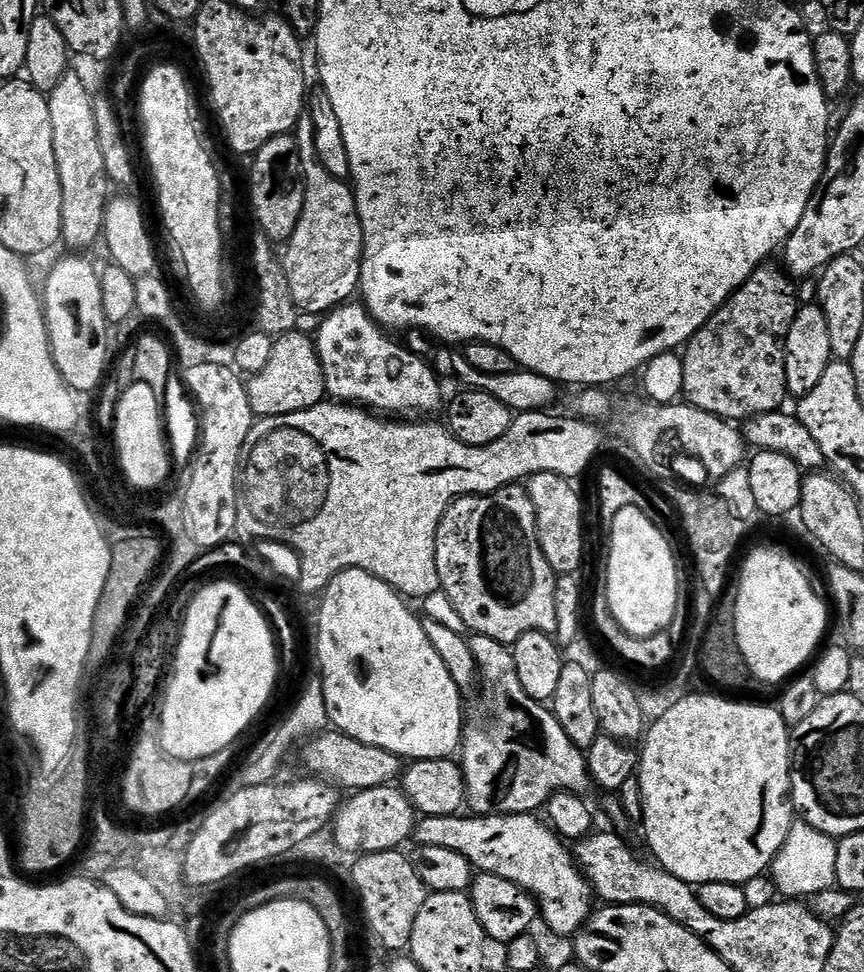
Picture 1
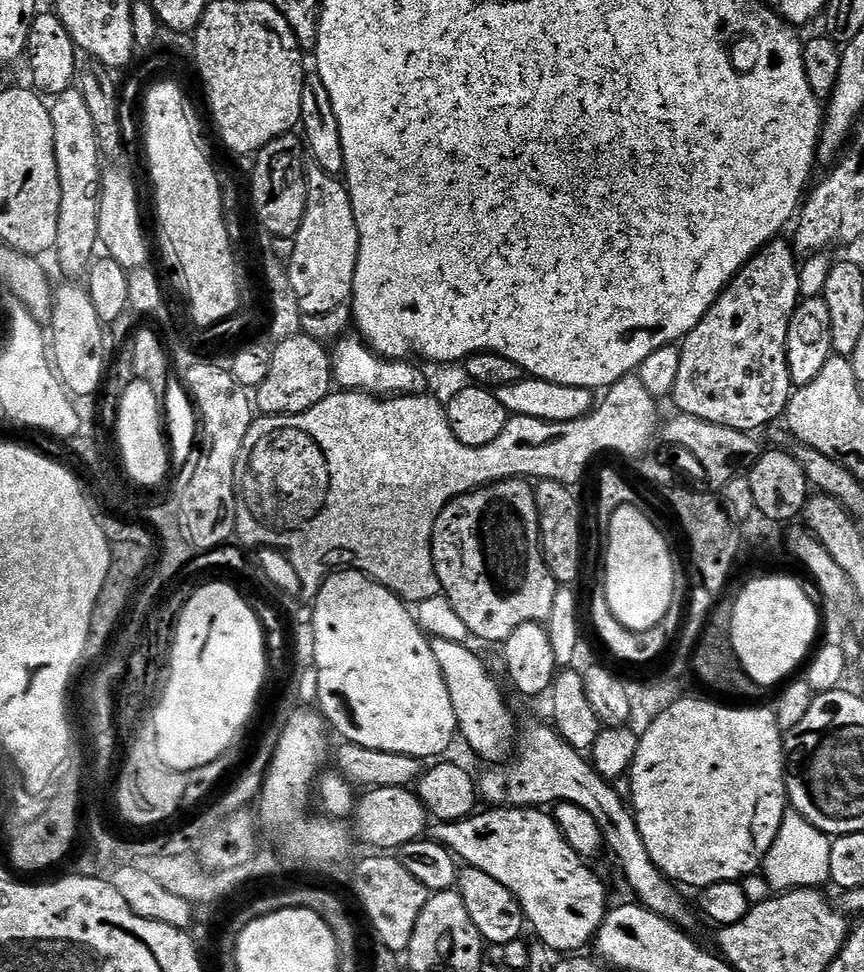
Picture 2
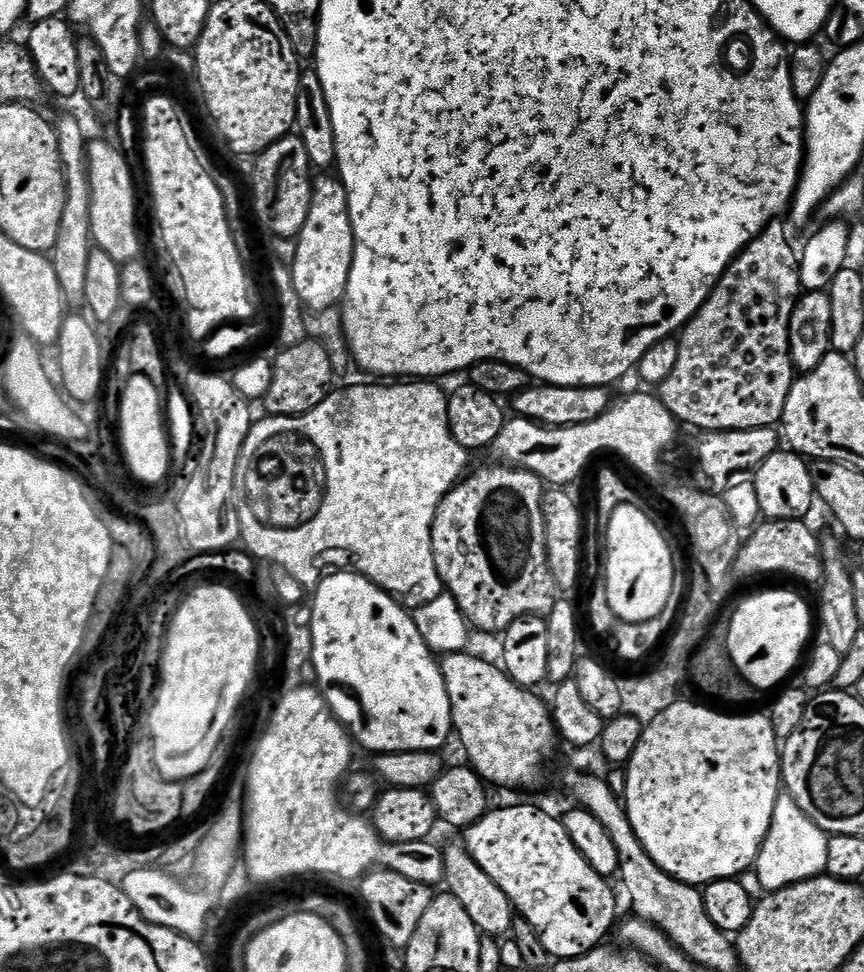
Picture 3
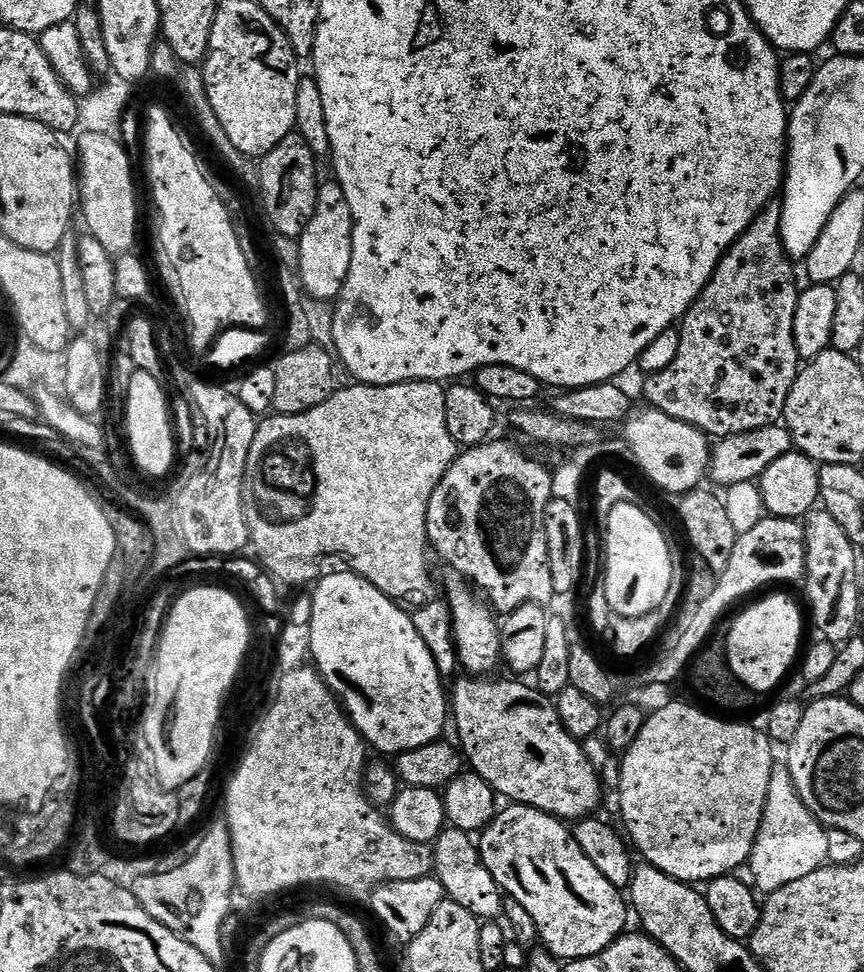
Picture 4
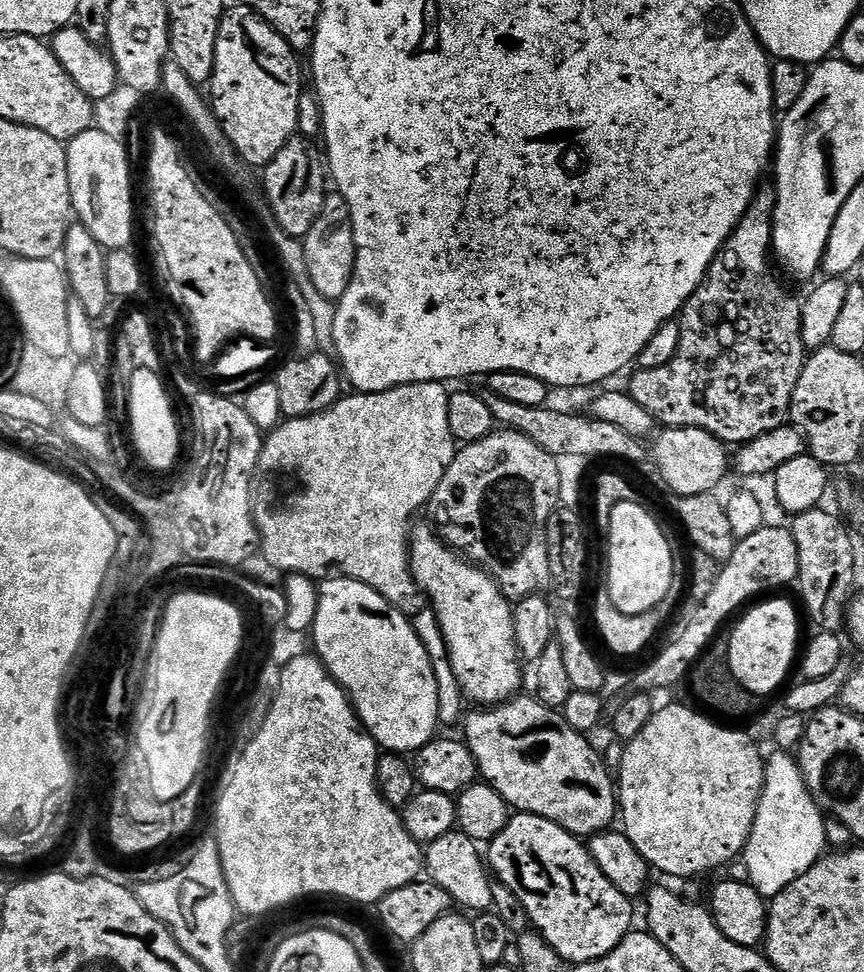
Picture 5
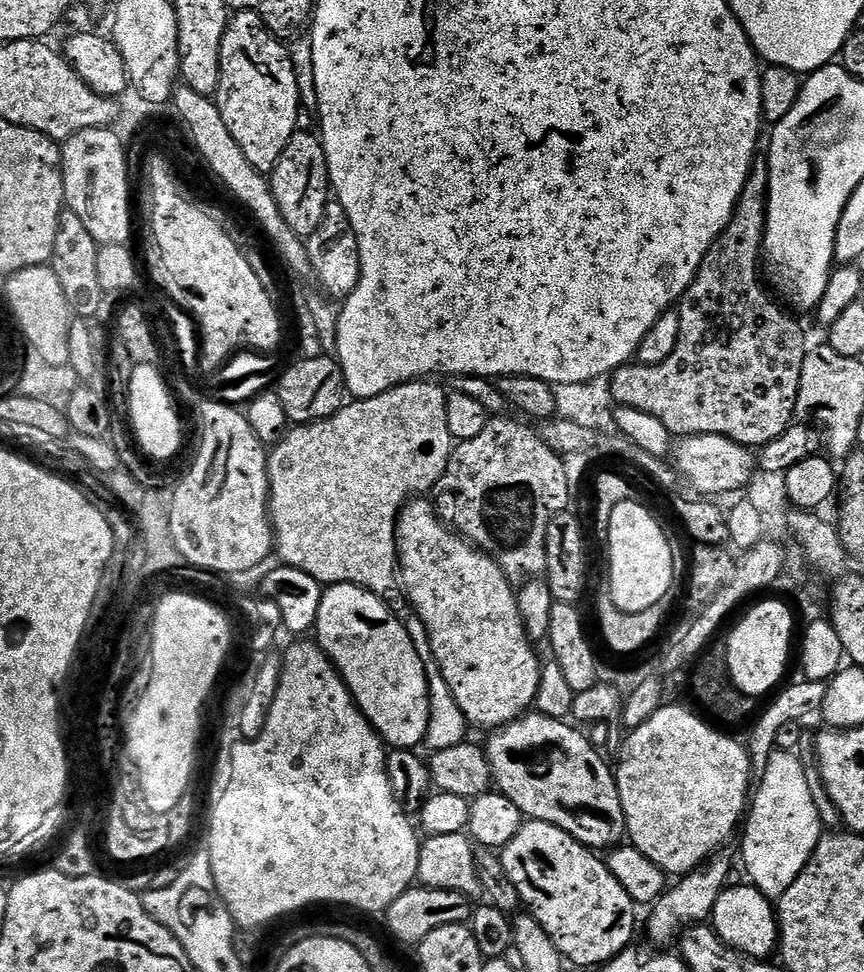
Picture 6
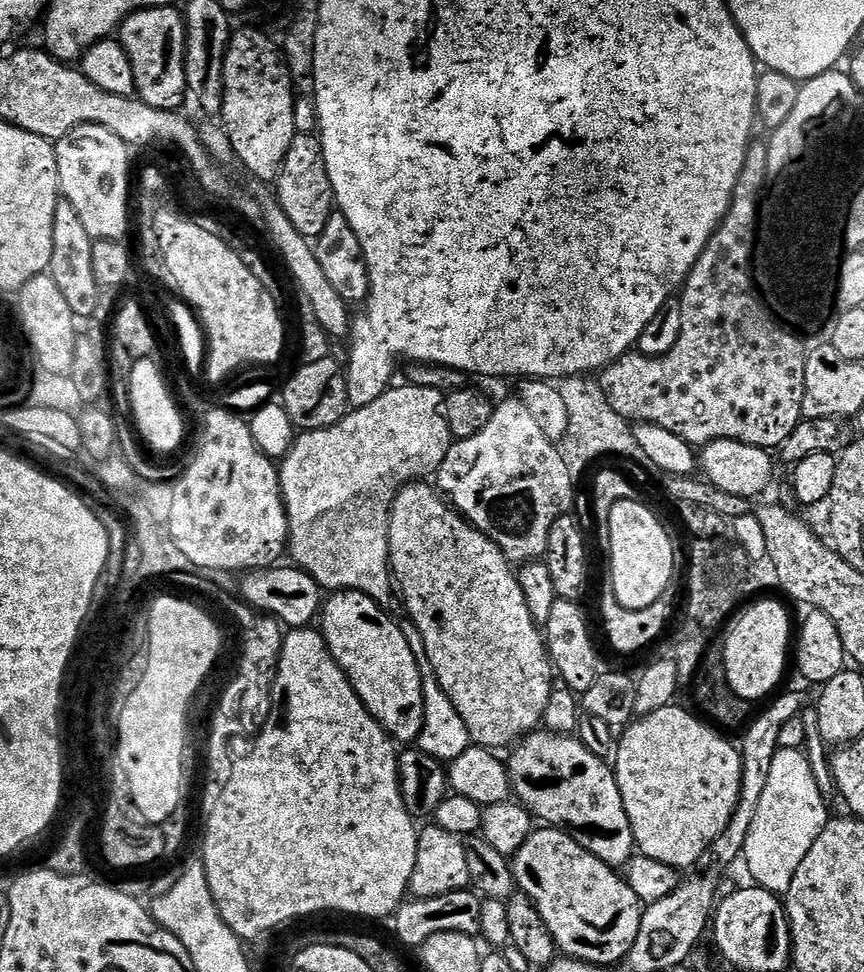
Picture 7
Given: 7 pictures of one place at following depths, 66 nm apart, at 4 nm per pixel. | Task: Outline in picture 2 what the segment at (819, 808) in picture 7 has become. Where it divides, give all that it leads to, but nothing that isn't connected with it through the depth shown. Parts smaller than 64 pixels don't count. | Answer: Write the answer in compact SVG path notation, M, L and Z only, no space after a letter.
M789 811L778 830L778 838L774 838L774 846L770 846L766 854L762 875L777 893L790 892L793 888L820 888L824 883L827 885L830 880L831 844L827 832L815 828L799 812Z

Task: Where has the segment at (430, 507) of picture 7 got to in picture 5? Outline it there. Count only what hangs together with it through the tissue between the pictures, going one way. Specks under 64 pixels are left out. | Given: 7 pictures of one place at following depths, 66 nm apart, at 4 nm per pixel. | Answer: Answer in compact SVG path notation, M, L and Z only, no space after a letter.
M417 523L410 533L408 564L436 616L460 694L476 706L503 704L521 691L520 683L524 680L520 669L522 657L514 638L513 605L504 597L495 578L448 547L435 527L425 524Z

